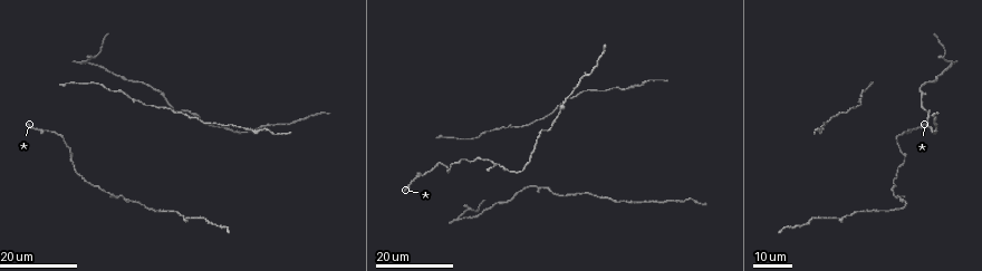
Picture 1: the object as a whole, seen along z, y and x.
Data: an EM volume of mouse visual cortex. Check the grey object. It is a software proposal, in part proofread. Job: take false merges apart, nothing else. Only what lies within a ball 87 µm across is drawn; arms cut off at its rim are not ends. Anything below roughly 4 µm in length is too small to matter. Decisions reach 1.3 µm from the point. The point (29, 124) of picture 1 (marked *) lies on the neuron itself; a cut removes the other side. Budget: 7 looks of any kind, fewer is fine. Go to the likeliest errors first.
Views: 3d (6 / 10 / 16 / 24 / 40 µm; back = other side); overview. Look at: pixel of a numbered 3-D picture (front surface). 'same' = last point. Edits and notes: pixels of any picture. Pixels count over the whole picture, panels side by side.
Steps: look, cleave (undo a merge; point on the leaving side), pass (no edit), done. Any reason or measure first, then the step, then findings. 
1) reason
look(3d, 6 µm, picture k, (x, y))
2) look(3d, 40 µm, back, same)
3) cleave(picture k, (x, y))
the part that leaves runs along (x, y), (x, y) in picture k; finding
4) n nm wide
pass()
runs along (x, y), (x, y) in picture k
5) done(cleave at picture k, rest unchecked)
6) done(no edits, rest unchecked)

three arms meet
look(3d, 16 µm, picture 1, (540, 186))

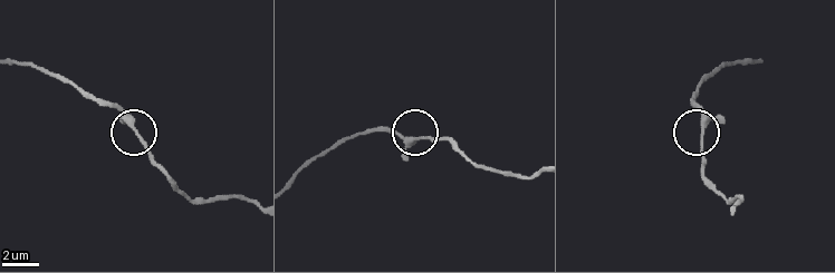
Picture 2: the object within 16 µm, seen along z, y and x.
look(3d, 10 µm, picture 2, (410, 139))

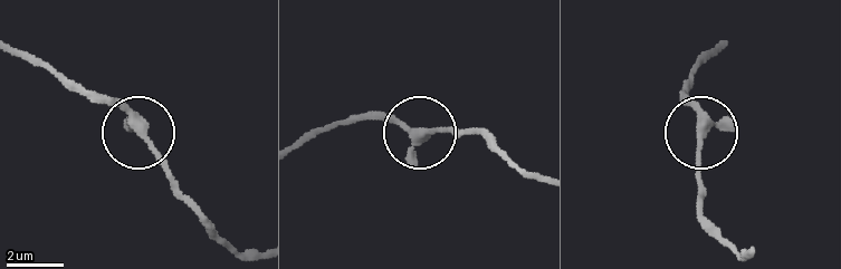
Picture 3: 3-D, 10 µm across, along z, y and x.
270 nm wide
pass()
runs along (20, 55), (114, 99), (191, 199) in picture 3; one neuron here

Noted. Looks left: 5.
sudden change in width
look(3d, 24 µm, picture 1, (257, 131))

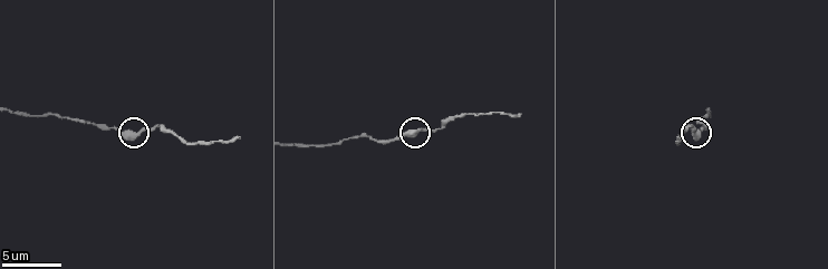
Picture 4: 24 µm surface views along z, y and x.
look(3d, 10 µm, picture 4, (418, 129))

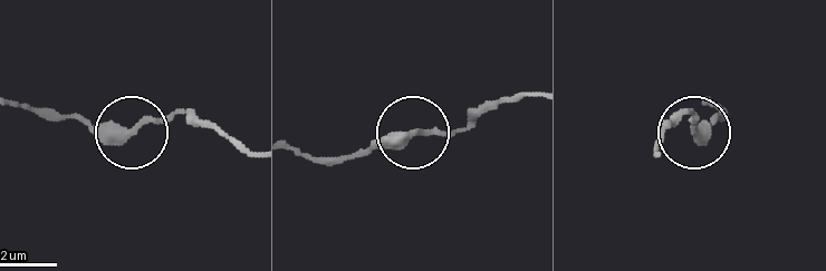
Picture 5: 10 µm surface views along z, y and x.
pass()
runs along (290, 149), (362, 157), (420, 135), (474, 128) in picture 5; one neuron here

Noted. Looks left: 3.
calibre changes
look(3d, 24 µm, picture 1, (439, 163))

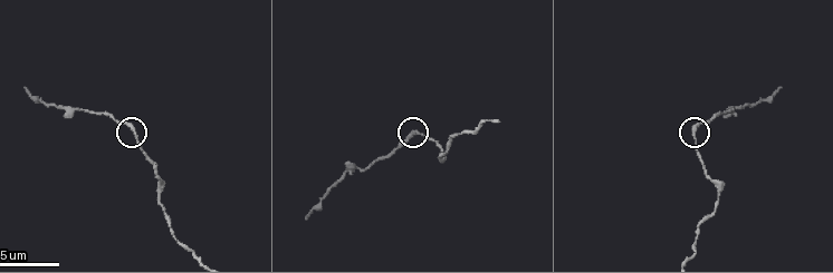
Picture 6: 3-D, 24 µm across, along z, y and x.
look(3d, 6 µm, picture 6, (134, 128))

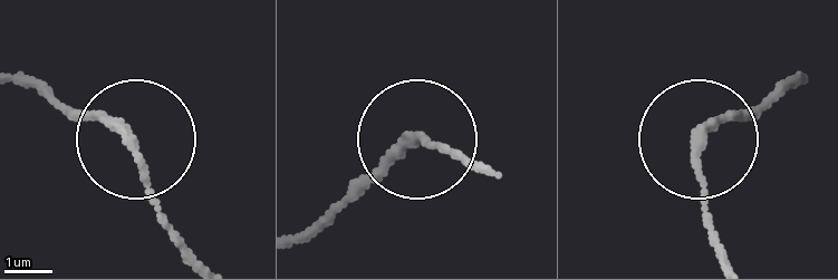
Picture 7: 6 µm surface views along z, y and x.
other side
look(3d, 6 µm, back, picture 7, (697, 139))

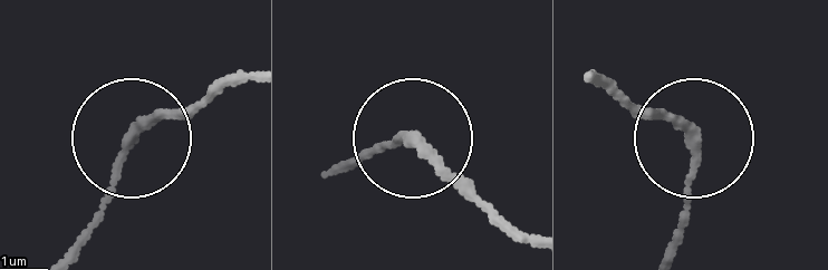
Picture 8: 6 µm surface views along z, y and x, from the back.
pass()
runs along (529, 246), (410, 142), (365, 153) in picture 8; all the same neuron

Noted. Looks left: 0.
done(no edits, rest unchecked)

